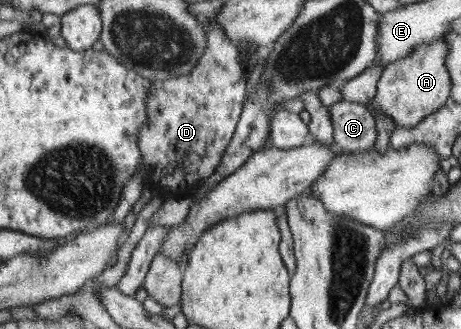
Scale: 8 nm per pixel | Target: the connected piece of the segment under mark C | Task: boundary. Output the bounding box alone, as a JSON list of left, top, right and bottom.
[328,100,377,153]

